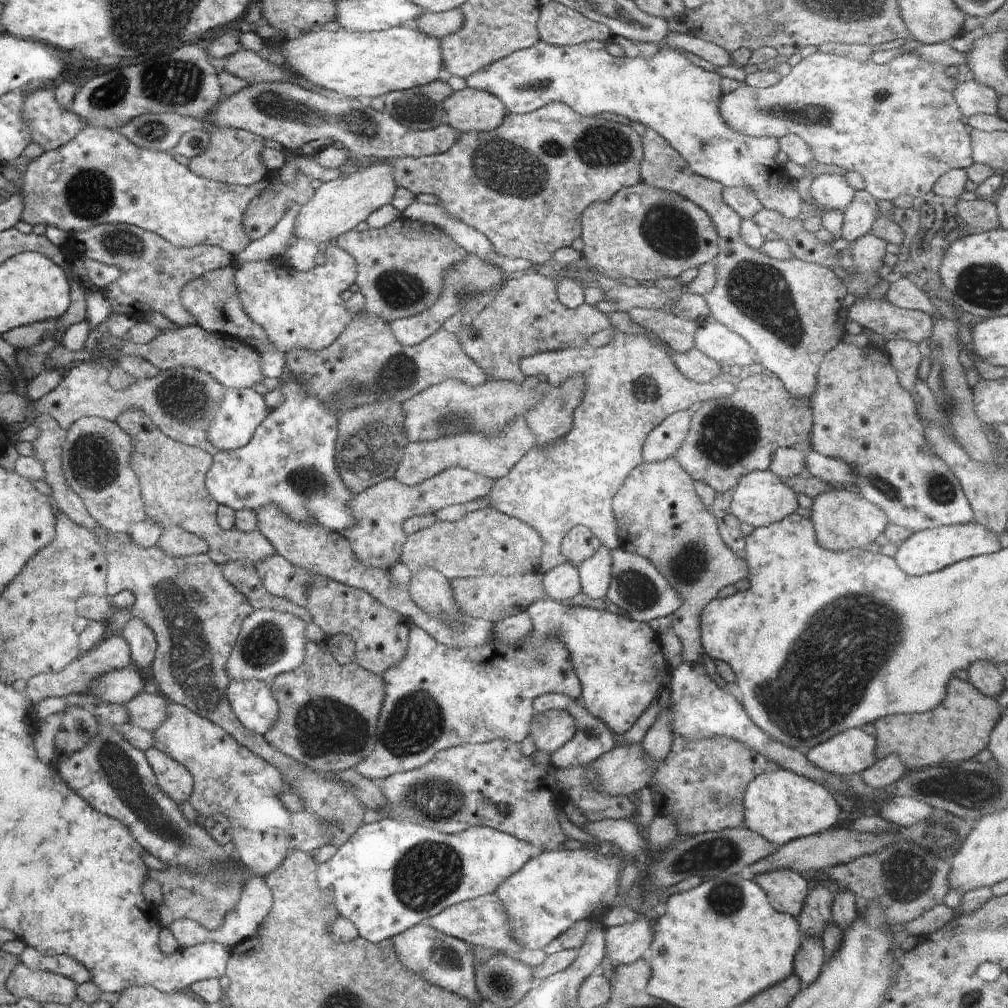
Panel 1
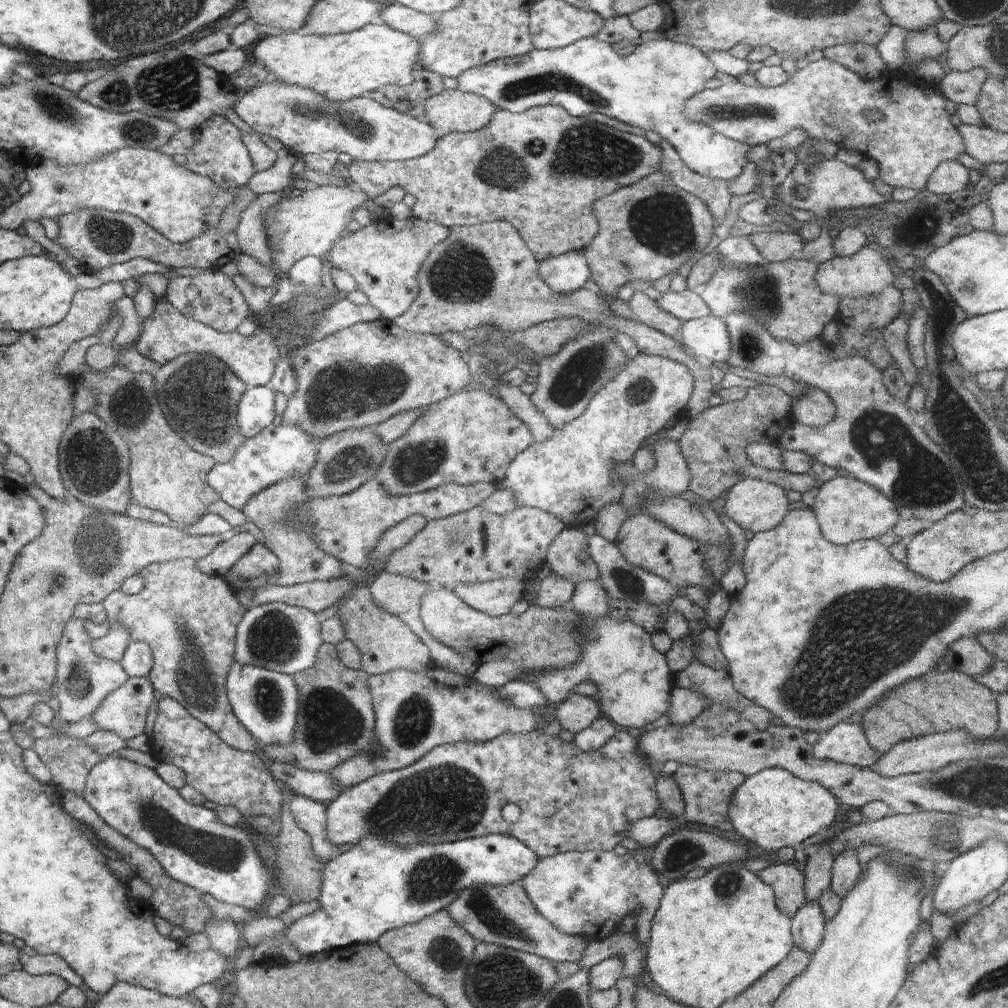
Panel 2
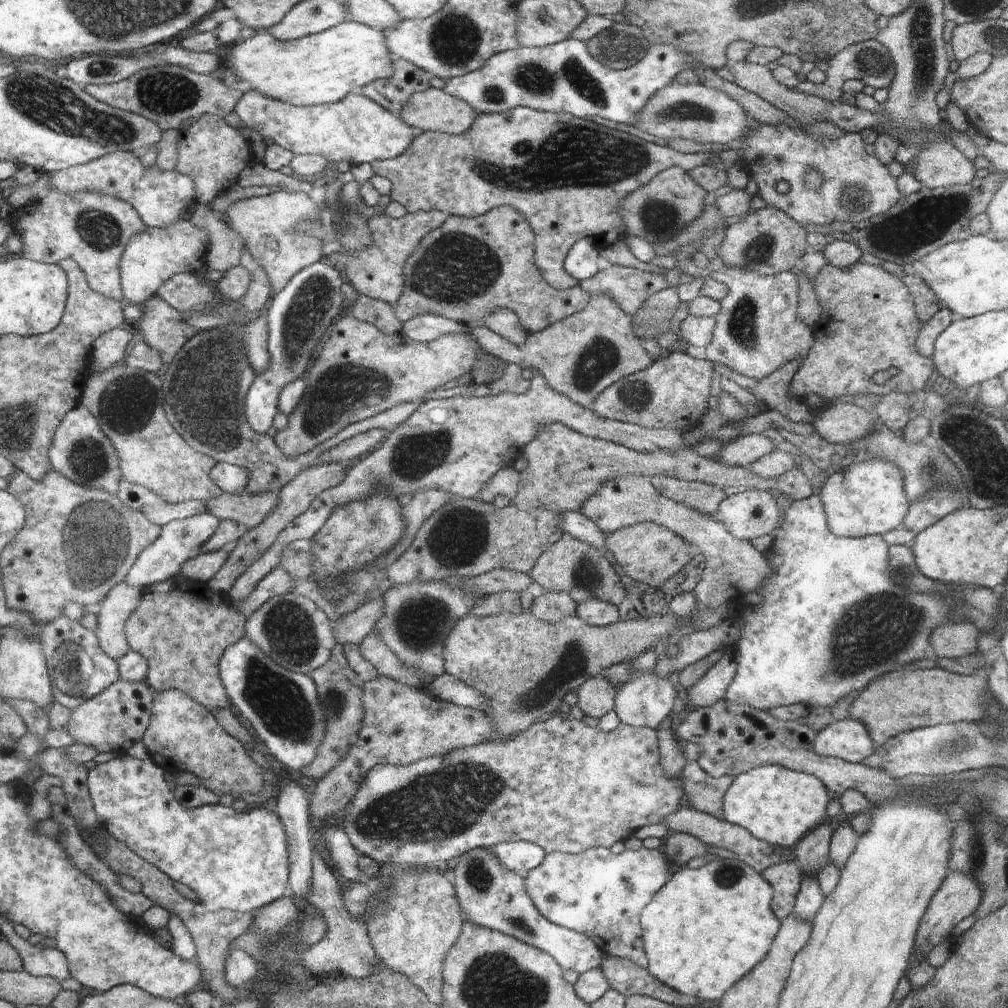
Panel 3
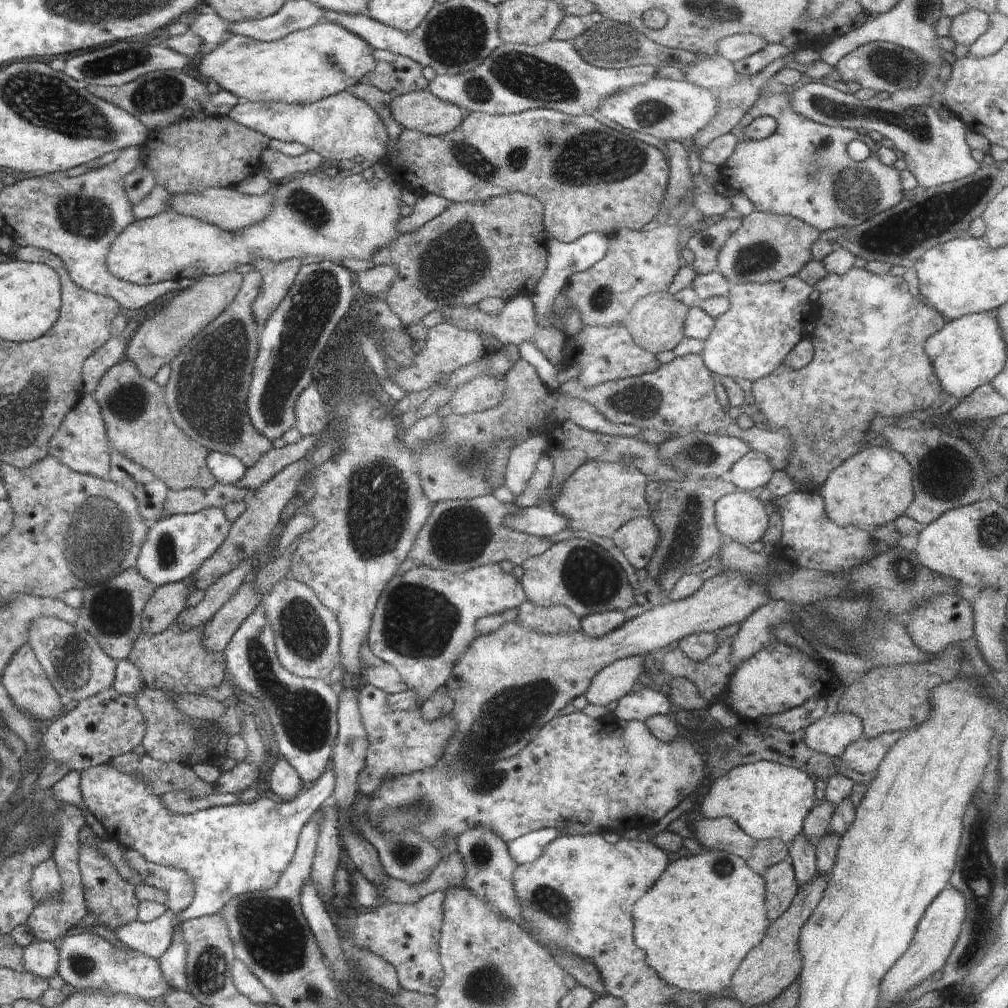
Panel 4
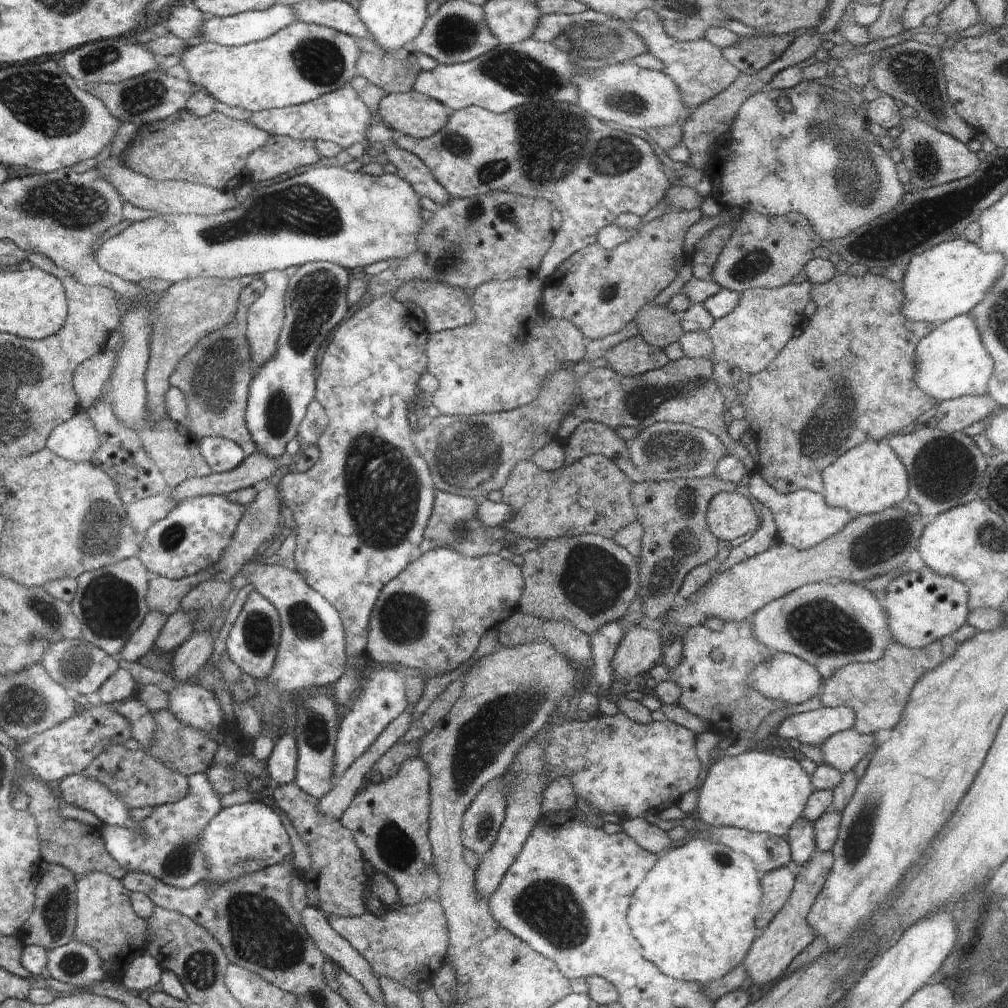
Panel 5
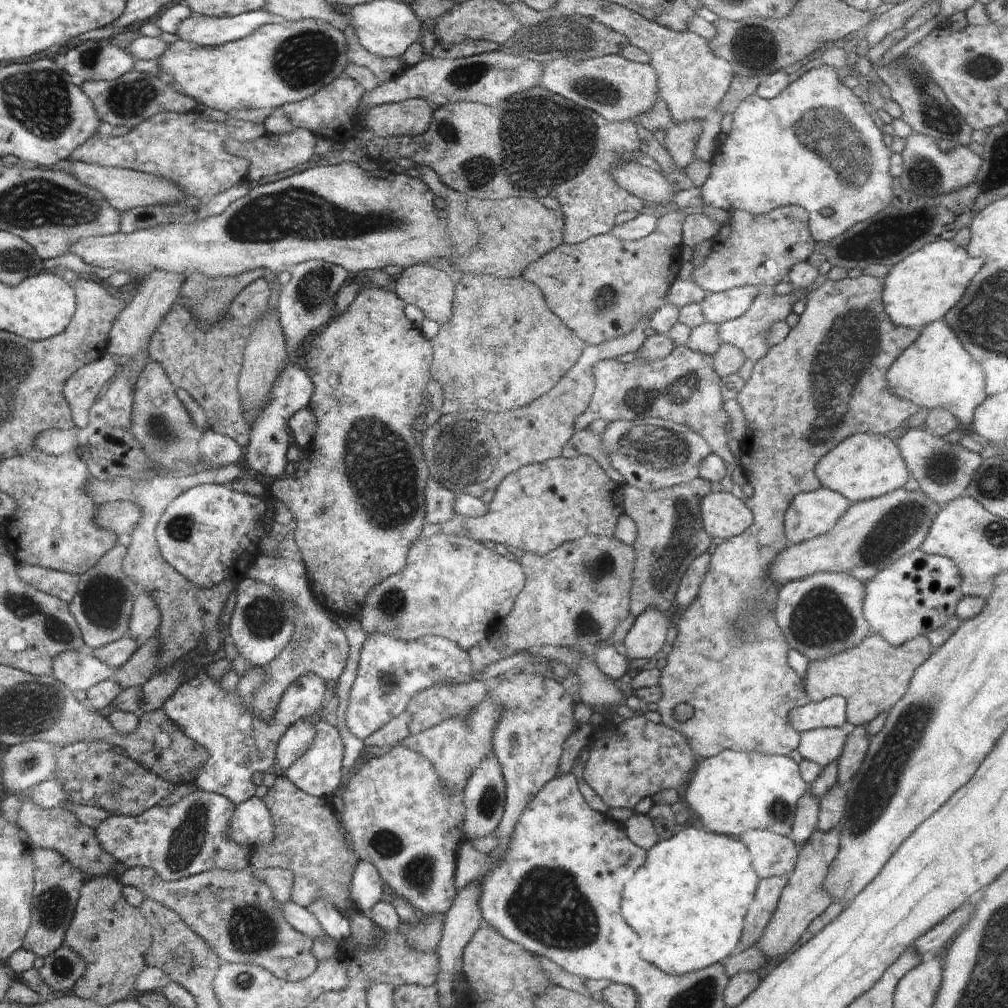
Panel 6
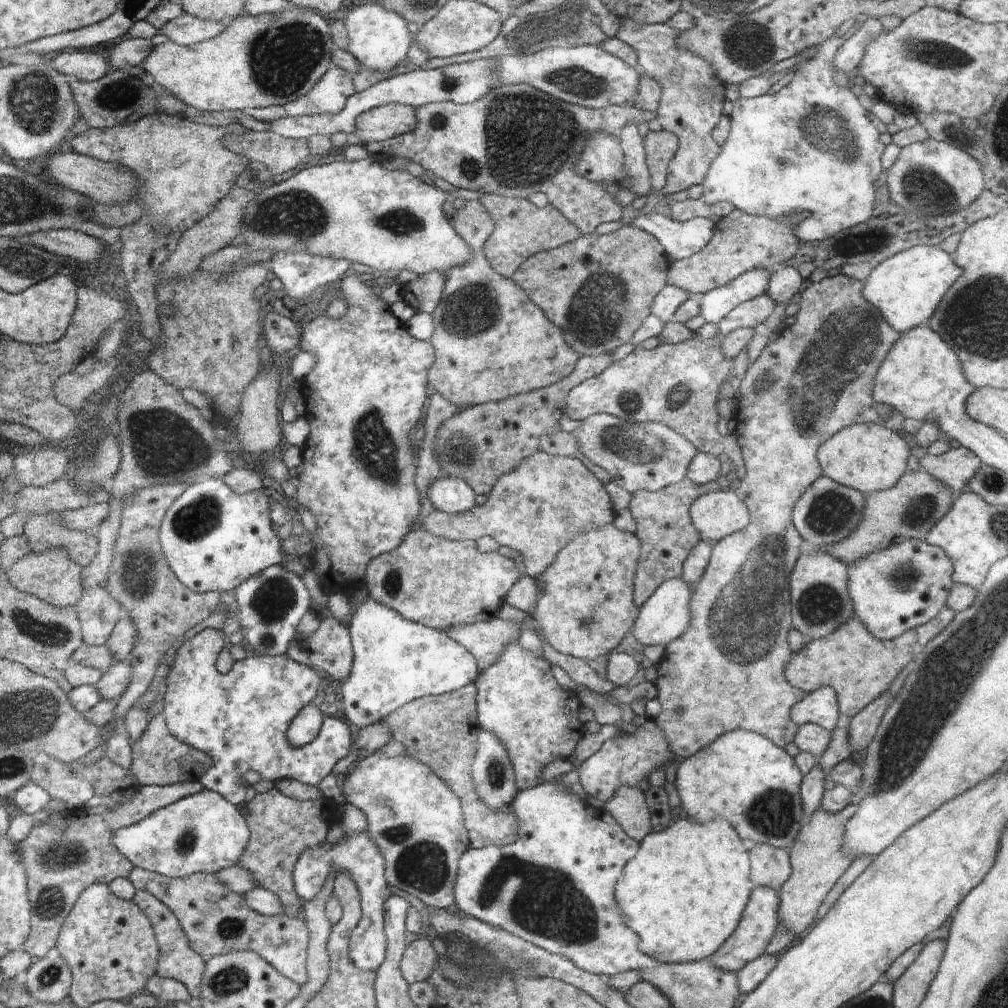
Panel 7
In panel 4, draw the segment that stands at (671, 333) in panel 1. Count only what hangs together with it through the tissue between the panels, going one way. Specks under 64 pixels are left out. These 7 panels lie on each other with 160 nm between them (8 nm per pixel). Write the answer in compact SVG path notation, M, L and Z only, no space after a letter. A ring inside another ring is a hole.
M676 224L658 226L647 232L622 228L608 236L608 250L604 257L588 270L572 274L562 290L569 304L578 310L583 325L621 324L638 299L651 292L667 291L680 268L678 236L685 231L686 228Z

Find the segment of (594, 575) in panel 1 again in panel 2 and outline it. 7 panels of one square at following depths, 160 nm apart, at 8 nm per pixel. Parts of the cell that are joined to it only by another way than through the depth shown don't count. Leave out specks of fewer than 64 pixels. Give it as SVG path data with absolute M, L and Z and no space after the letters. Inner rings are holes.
M586 581L575 585L575 591L570 600L569 606L582 617L587 617L594 621L599 621L608 616L608 596L607 592L596 581Z

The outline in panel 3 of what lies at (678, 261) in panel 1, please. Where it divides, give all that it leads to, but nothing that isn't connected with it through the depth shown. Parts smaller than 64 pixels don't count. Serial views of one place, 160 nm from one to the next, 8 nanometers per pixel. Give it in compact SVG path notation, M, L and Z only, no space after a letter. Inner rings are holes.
M671 166L625 198L619 211L623 214L627 228L626 236L622 239L626 240L629 235L637 235L652 246L657 245L660 241L671 238L691 220L697 218L704 209L706 210L708 204L705 204L704 197L707 192L696 184L687 172L683 168ZM607 292L590 296L589 304L584 309L530 334L519 345L500 337L486 325L476 327L476 324L470 324L466 328L488 355L539 371L552 390L591 410L597 396L611 384L648 368L654 362L634 334L631 316Z

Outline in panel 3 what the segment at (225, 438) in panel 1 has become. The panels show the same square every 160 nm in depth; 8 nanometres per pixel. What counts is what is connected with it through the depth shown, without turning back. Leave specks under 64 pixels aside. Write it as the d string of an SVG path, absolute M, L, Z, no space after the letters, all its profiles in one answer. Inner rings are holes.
M320 260L298 271L282 291L272 295L270 306L265 314L269 327L268 349L271 363L265 371L262 371L257 375L257 378L254 379L249 390L248 402L246 403L246 416L249 418L251 427L254 428L256 432L265 434L270 430L271 426L274 426L275 417L278 416L280 412L280 391L287 384L305 377L306 368L308 368L308 362L310 362L310 356L312 356L314 348L316 348L318 342L322 340L322 336L324 336L324 332L326 332L326 326L332 324L332 320L336 318L336 314L338 314L340 308L342 308L344 298L342 298L340 286L342 286L342 278L340 278L340 274L336 272L336 266L330 268L328 263L324 264L324 262Z

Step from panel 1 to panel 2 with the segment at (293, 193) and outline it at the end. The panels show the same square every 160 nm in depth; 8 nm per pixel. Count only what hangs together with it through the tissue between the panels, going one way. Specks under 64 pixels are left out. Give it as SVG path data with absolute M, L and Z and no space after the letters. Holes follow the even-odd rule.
M275 192L258 195L242 213L235 230L241 252L268 268L273 266L273 259L265 233L265 214L286 194L287 192Z

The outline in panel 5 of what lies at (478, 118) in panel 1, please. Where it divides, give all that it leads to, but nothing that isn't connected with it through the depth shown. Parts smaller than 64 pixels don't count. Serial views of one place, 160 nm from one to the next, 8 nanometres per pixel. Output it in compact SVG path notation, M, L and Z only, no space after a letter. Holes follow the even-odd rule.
M414 90L384 95L379 113L386 126L419 139L431 137L445 126L450 116L443 104Z

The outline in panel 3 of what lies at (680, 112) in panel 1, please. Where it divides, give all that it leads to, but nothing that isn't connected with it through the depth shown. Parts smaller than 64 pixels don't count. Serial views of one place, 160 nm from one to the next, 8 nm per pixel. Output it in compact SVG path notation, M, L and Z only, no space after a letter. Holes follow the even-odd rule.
M566 37L556 44L542 48L518 45L516 48L496 53L481 69L450 79L442 90L465 100L476 113L503 113L511 108L530 107L539 111L568 112L572 116L590 118L590 120L600 116L612 122L634 126L637 112L642 110L650 96L674 81L675 76L681 70L688 68L687 62L690 59L702 65L673 44L649 44L646 54L635 65L627 69L616 70L598 62L589 53L585 42Z

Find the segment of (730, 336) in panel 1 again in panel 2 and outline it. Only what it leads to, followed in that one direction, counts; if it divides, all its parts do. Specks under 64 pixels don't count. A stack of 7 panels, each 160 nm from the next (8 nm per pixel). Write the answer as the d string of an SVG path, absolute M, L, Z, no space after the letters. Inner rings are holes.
M712 314L701 319L683 321L679 339L696 359L703 363L727 362L730 345L725 322Z

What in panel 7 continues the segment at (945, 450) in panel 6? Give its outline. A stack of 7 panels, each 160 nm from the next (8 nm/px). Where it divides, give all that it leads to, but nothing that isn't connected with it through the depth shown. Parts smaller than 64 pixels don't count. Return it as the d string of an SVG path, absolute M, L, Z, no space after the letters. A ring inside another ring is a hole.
M962 445L937 456L929 455L920 449L914 452L919 459L920 468L941 480L953 492L963 491L982 466L981 458Z

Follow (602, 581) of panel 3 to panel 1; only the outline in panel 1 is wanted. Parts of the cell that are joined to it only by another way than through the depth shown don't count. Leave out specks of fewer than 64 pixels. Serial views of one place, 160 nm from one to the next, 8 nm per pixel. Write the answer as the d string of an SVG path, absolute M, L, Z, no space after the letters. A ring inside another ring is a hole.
M576 525L565 534L561 551L566 561L578 567L583 560L594 556L601 545L589 528Z

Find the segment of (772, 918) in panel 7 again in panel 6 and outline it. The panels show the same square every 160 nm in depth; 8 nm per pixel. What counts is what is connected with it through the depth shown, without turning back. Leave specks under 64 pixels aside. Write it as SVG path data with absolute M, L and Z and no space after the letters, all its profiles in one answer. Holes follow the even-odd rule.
M787 876L759 879L754 900L744 917L744 928L740 940L743 943L743 949L756 945L759 941L768 921L774 914L786 883Z

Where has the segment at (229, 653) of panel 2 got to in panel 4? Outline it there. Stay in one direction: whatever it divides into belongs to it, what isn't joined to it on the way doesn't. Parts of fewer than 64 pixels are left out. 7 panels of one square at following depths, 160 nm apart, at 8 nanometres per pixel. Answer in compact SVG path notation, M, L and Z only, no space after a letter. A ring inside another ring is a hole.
M176 618L164 632L160 634L144 634L140 630L132 640L132 650L127 659L138 668L146 687L172 691L176 696L182 694L198 694L208 688L225 688L224 652L208 651L202 646L202 630L206 622L198 628L186 630L182 620Z

